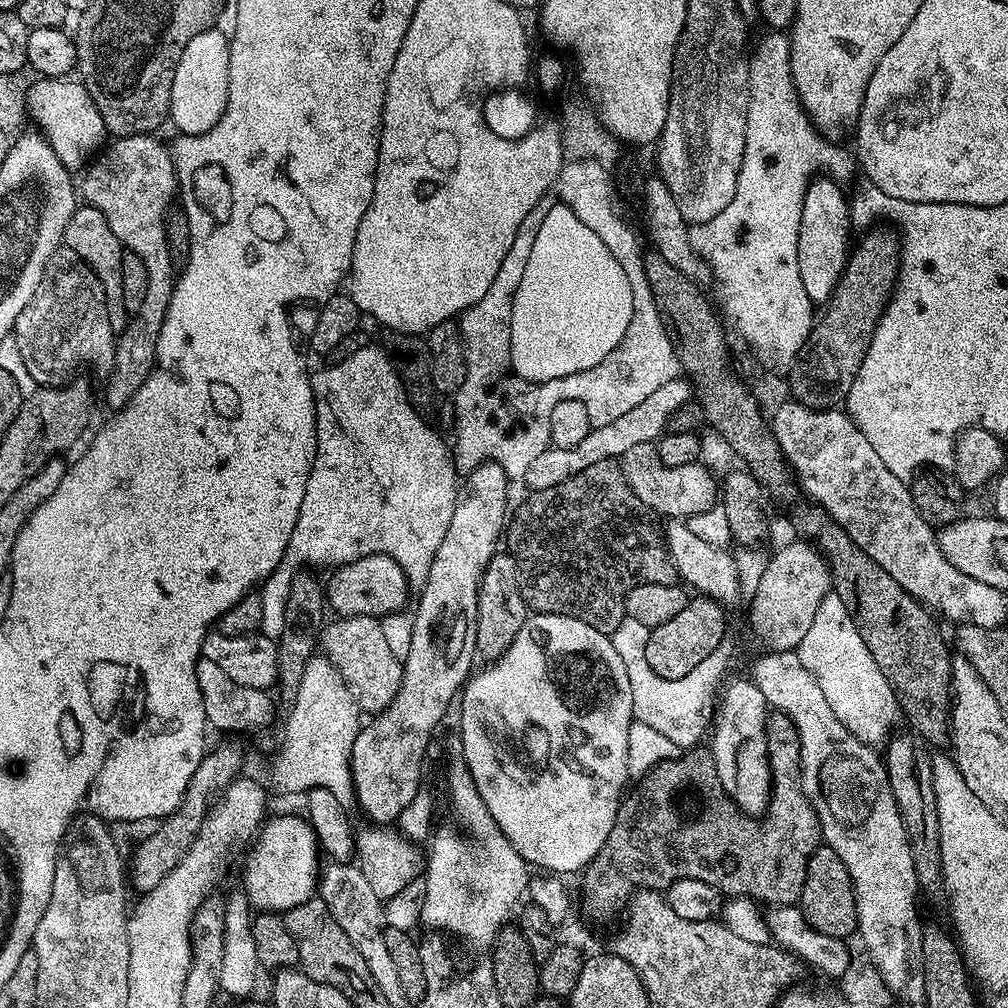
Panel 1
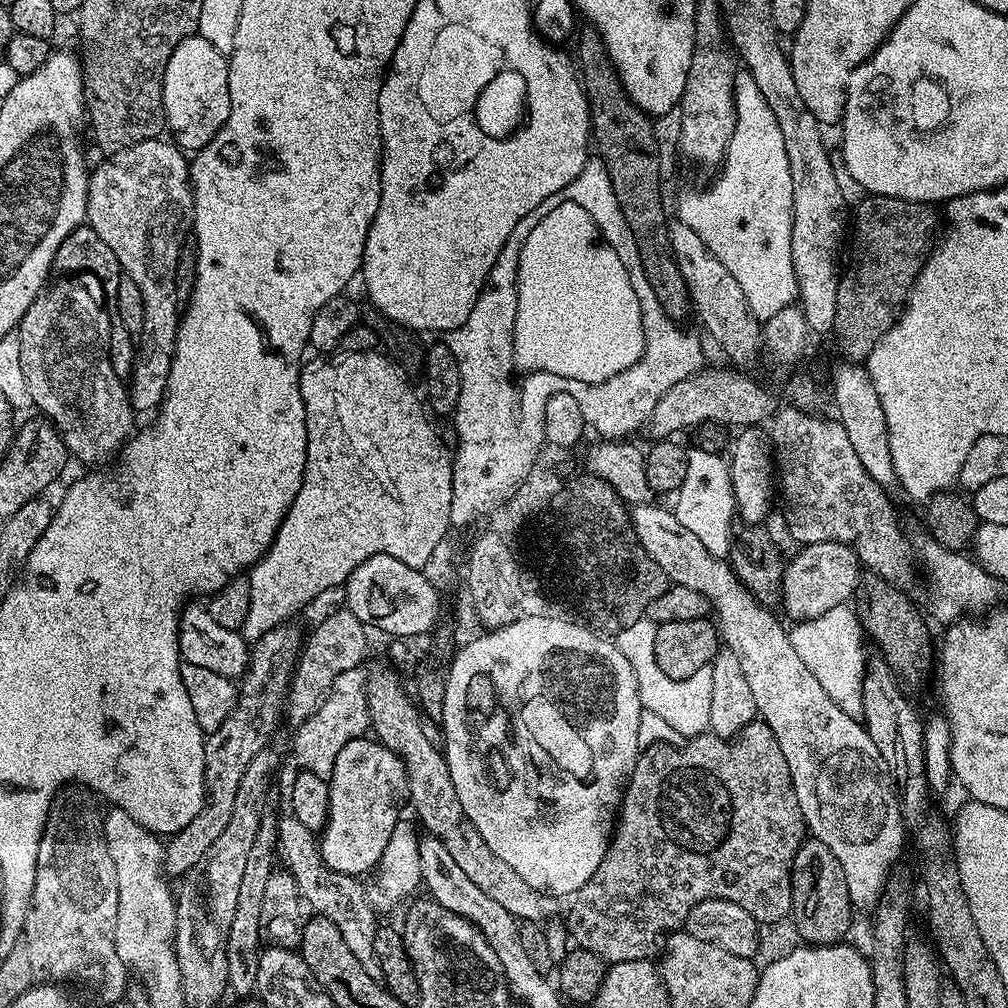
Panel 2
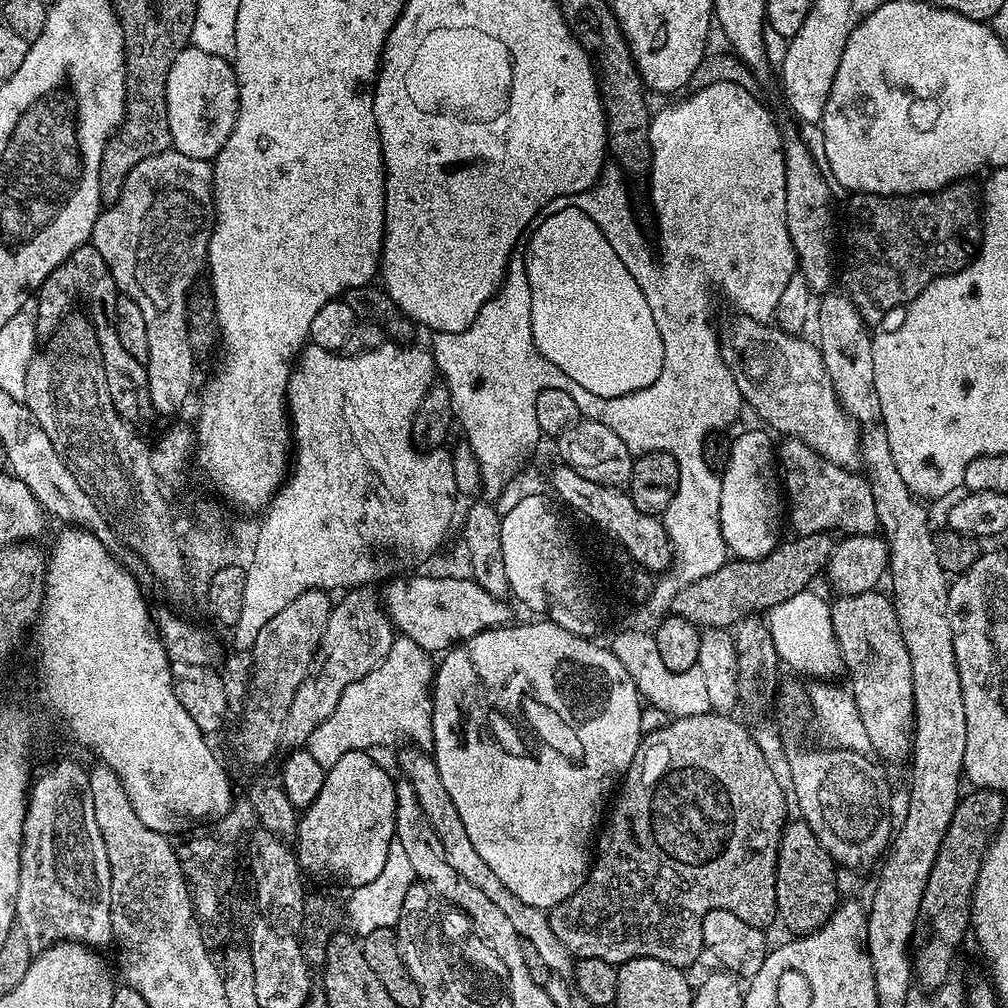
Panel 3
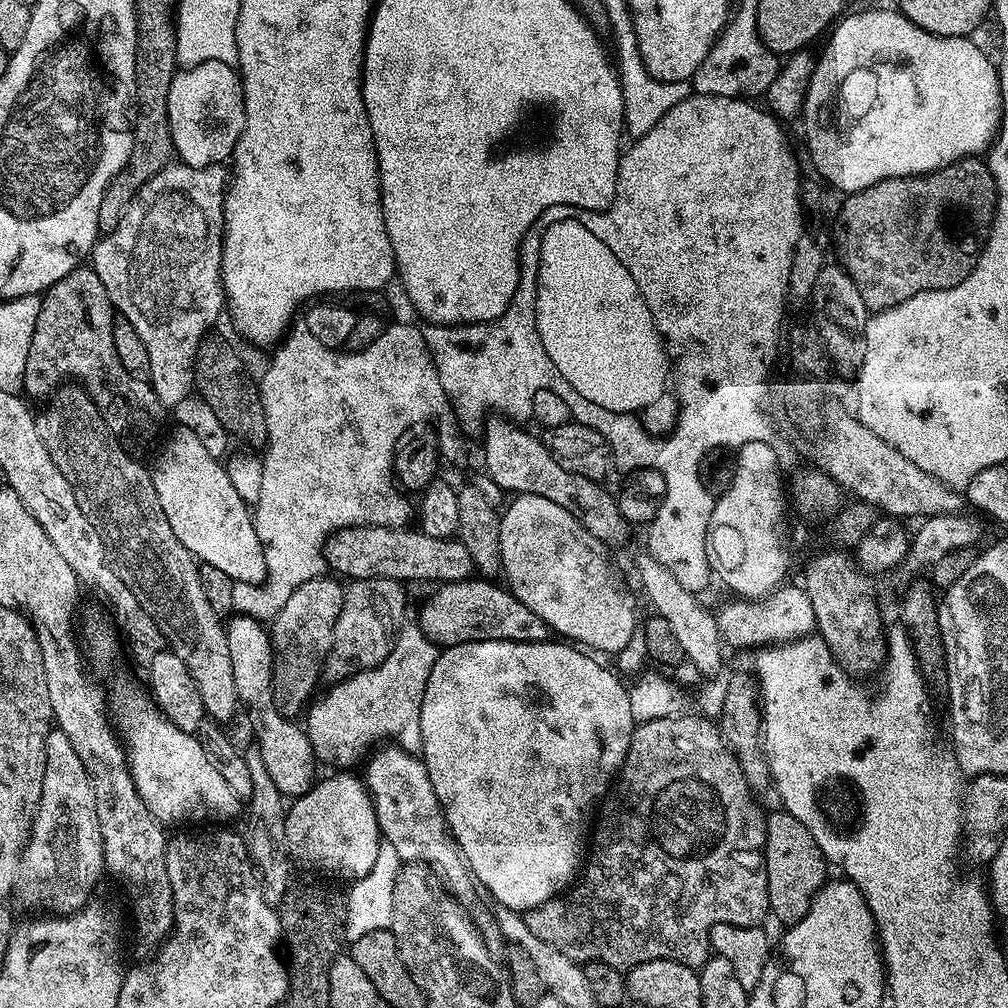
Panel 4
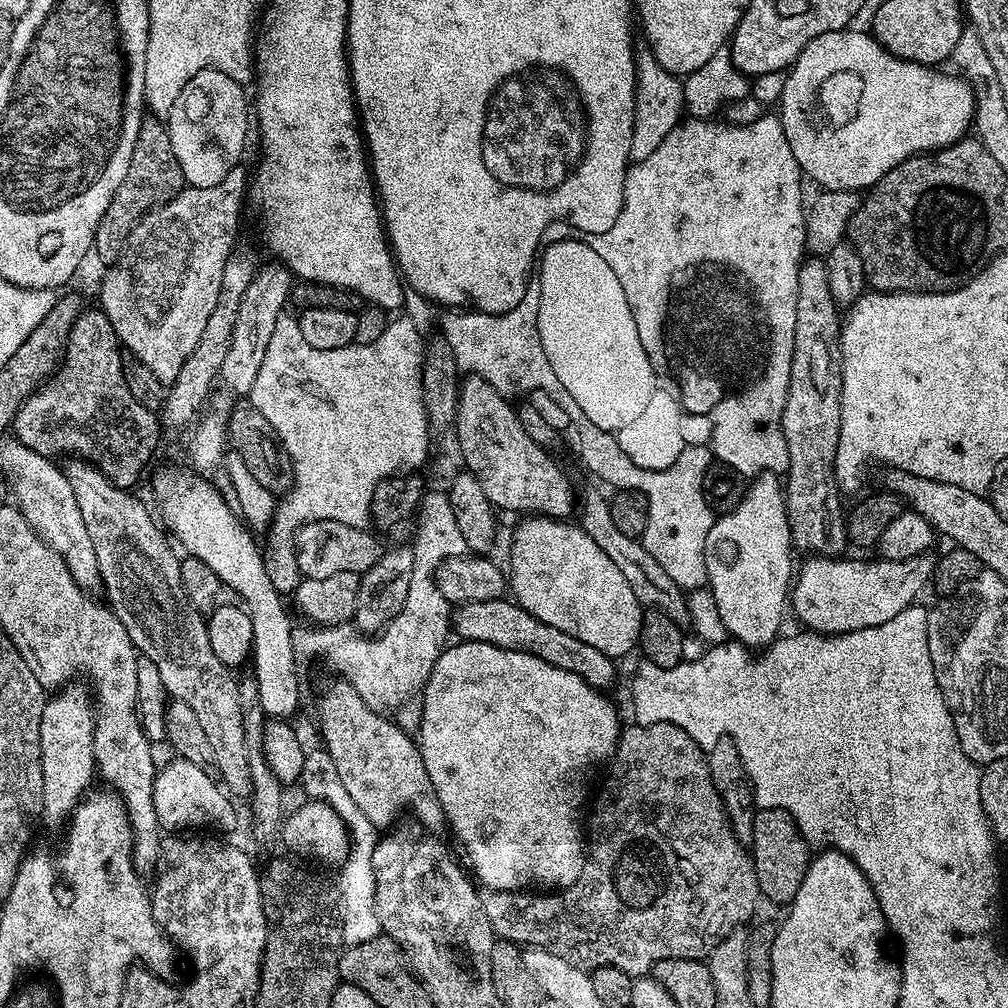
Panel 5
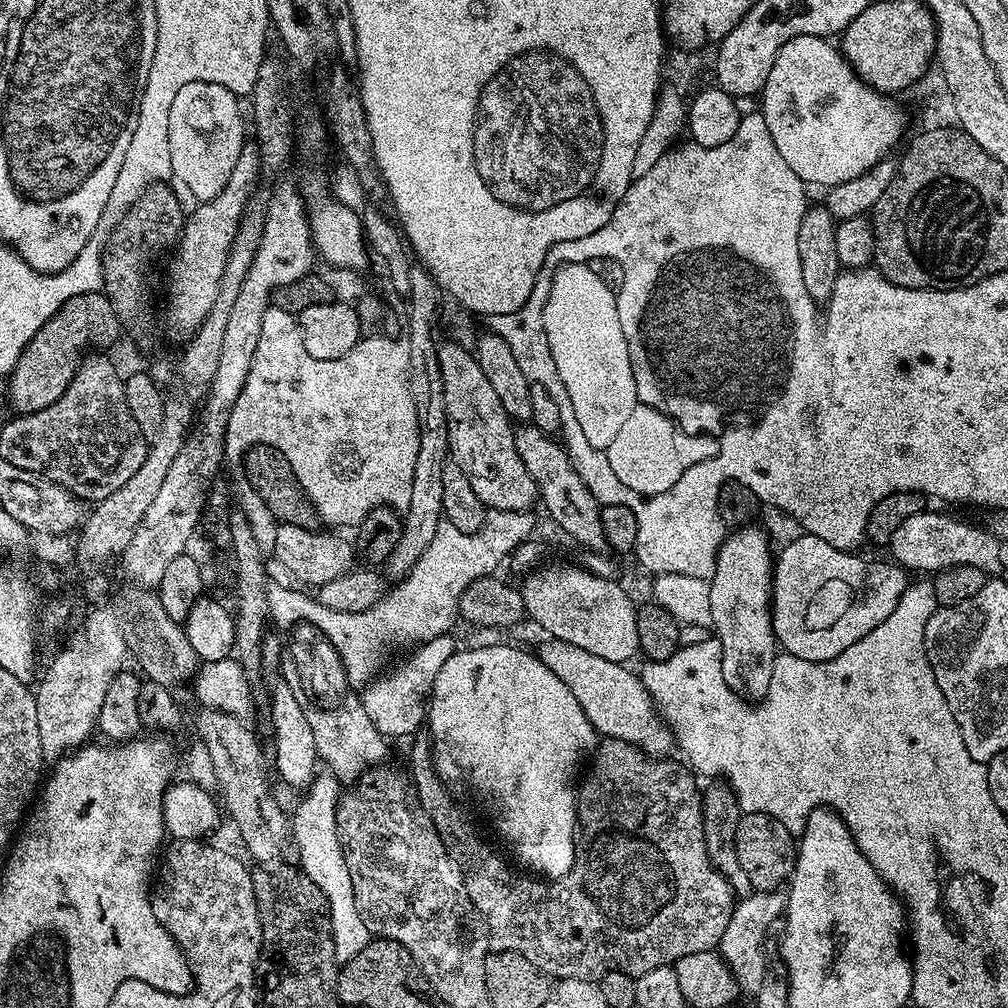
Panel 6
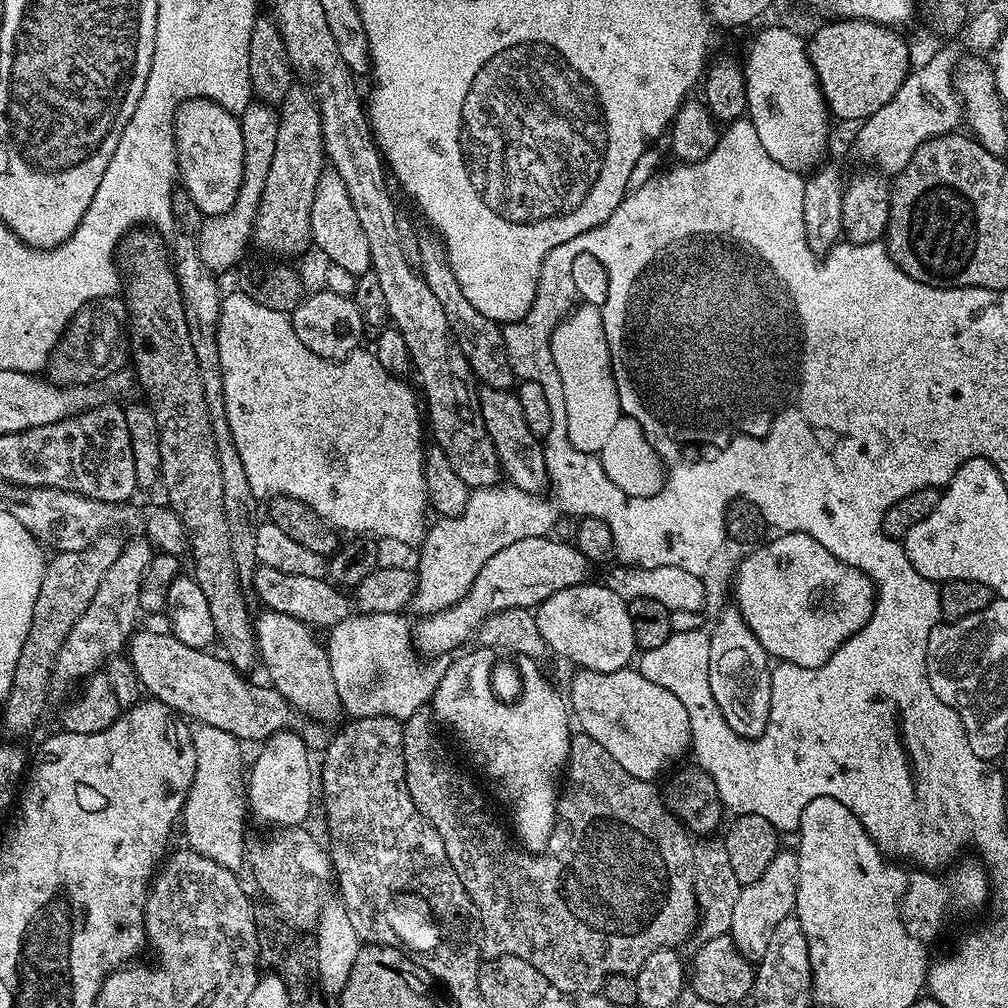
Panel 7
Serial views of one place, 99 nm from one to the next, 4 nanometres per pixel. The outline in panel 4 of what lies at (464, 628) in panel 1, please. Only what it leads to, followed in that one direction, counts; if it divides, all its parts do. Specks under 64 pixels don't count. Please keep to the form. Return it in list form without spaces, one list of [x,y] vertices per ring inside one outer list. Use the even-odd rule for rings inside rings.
[[[340,770],[332,774],[336,776],[317,779],[311,790],[291,801],[284,821],[293,861],[301,860],[308,868],[355,882],[374,870],[382,837],[374,814],[372,793],[359,775],[351,776],[350,773]]]

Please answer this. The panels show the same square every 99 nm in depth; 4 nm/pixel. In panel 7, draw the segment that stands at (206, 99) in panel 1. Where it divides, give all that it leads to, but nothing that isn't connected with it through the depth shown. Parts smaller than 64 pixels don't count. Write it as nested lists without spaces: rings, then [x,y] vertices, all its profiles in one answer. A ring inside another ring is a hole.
[[[197,98],[181,104],[176,112],[176,163],[178,176],[182,181],[183,191],[194,198],[194,206],[205,214],[215,214],[230,210],[234,206],[234,198],[238,198],[238,190],[242,186],[242,145],[240,142],[240,121],[237,113],[228,112],[215,100]]]

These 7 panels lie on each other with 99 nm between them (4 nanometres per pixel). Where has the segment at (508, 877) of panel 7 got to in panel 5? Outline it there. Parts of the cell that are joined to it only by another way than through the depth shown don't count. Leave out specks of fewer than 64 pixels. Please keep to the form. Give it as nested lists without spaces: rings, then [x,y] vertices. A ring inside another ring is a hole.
[[[633,723],[632,728],[625,727],[620,733],[620,740],[616,743],[616,751],[610,757],[610,763],[607,765],[608,777],[604,780],[604,785],[600,788],[600,793],[596,796],[596,801],[592,804],[592,813],[587,813],[586,816],[586,855],[584,865],[582,866],[582,874],[578,878],[578,882],[574,882],[569,888],[563,889],[559,894],[548,894],[552,896],[531,896],[533,893],[528,890],[517,890],[515,892],[493,892],[491,890],[483,893],[484,909],[486,910],[486,918],[490,922],[493,933],[501,940],[508,940],[512,944],[521,946],[531,946],[541,948],[550,954],[554,954],[558,958],[566,958],[566,962],[570,962],[576,968],[591,970],[593,968],[601,968],[602,966],[614,966],[618,970],[622,970],[626,975],[633,978],[643,977],[645,974],[651,973],[653,964],[657,960],[669,960],[670,958],[678,958],[679,960],[703,960],[707,961],[708,955],[718,946],[718,942],[723,940],[725,936],[737,931],[744,923],[751,918],[756,912],[756,900],[761,899],[760,887],[758,886],[758,878],[756,871],[752,865],[752,857],[746,851],[745,845],[736,840],[735,834],[728,823],[728,816],[724,811],[724,806],[721,803],[721,796],[716,792],[714,782],[711,781],[711,776],[708,773],[708,761],[705,753],[692,741],[690,734],[686,734],[678,726],[673,724],[637,724]]]

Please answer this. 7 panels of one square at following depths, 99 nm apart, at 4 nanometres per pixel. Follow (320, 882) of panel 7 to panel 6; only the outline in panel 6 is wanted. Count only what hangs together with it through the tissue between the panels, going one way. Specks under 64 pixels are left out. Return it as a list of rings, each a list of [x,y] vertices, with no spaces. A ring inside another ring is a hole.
[[[205,707],[196,716],[196,732],[201,743],[210,750],[210,762],[214,762],[214,776],[223,811],[236,823],[240,840],[248,847],[256,862],[276,862],[284,852],[284,843],[290,840],[290,820],[272,797],[268,776],[264,773],[264,752],[254,733],[245,721],[225,712]]]

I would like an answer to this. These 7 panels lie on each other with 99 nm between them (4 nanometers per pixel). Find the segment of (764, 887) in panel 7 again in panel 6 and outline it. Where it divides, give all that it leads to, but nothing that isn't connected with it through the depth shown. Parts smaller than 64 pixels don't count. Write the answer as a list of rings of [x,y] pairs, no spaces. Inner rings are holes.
[[[783,891],[758,892],[743,897],[733,907],[730,922],[726,922],[726,934],[722,934],[718,945],[720,957],[734,974],[741,993],[755,994],[765,987],[764,975],[768,972],[768,960],[764,957],[764,944],[769,943],[770,922],[781,919],[788,907],[788,898]]]

